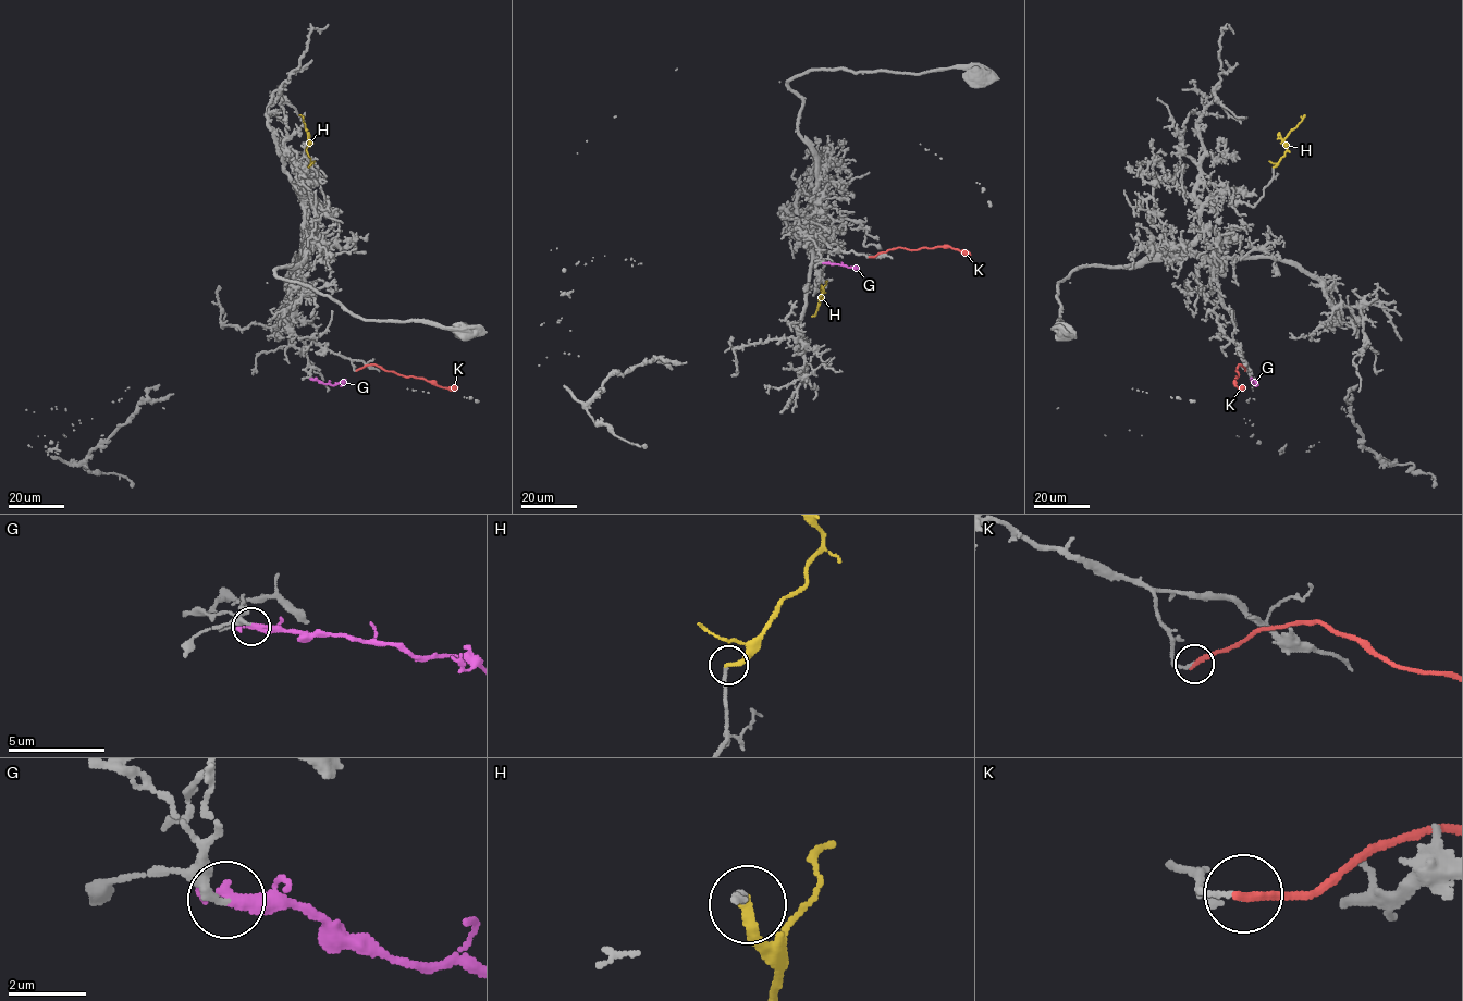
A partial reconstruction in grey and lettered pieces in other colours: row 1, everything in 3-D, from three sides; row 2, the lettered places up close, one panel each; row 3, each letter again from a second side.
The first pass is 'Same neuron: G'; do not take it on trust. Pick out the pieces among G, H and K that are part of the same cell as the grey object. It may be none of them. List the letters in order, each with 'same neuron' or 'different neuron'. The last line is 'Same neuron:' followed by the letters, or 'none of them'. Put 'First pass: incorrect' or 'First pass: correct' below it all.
G: same neuron
H: same neuron
K: different neuron
Same neuron: G, H
First pass: incorrect

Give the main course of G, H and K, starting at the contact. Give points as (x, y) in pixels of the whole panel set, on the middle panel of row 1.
G: (825, 262), (856, 269), (853, 267)
H: (821, 285), (823, 293), (815, 313), (811, 316)
K: (869, 256), (899, 247), (917, 250), (941, 247), (966, 250), (970, 255)

